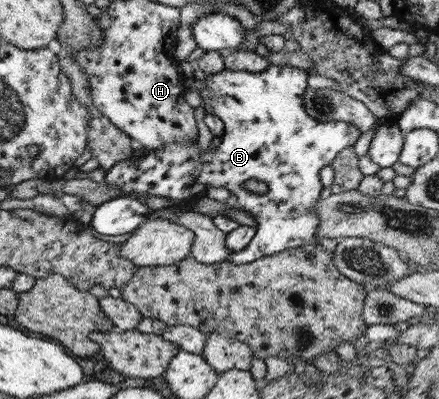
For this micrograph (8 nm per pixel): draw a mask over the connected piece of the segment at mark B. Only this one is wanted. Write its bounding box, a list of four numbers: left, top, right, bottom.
[103,64,360,265]

